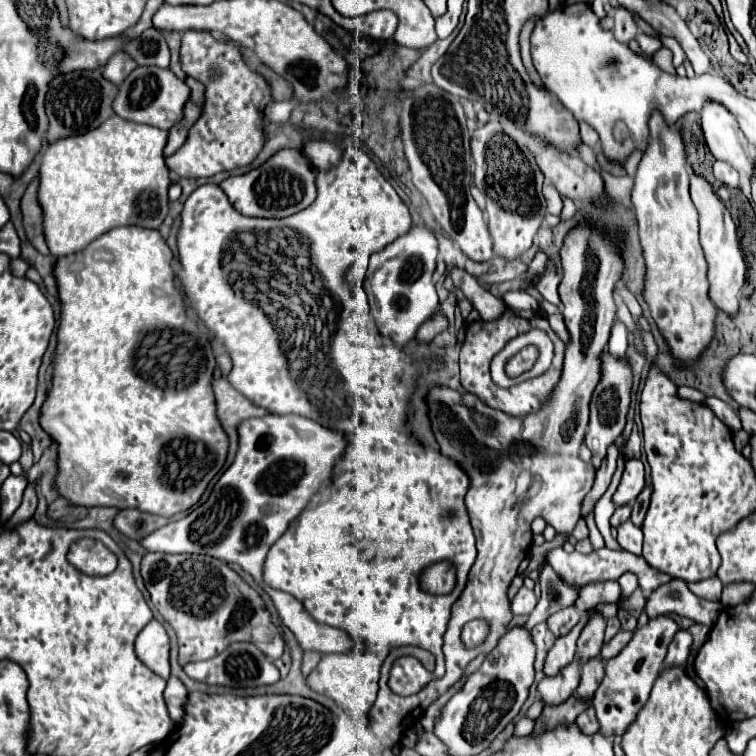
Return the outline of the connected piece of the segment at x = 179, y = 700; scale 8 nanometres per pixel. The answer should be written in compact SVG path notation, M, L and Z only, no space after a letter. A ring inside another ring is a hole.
M175 675L169 677L167 681L167 689L165 689L165 701L169 707L169 715L175 723L181 723L183 719L183 707L187 701L187 687L181 683L181 679L177 679Z

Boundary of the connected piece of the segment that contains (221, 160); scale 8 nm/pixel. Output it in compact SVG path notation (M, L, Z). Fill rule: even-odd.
M195 29L183 33L181 67L197 81L207 79L205 109L199 121L189 129L185 145L175 155L167 157L167 167L179 177L199 179L253 163L267 141L267 133L263 129L265 109L273 101L271 87L265 77L249 67L241 47Z

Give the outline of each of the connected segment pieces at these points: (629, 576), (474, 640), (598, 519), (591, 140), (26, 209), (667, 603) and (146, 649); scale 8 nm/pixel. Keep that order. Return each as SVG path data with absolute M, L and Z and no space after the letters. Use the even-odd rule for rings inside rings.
M623 573L623 575L619 577L619 585L621 585L621 589L623 589L623 599L629 597L629 595L637 589L637 575L635 575L635 573Z
M473 619L465 625L463 633L461 633L461 641L463 645L481 645L489 635L489 623L485 619Z
M623 443L623 445L619 445L619 457L617 459L616 471L612 477L612 481L608 490L605 492L605 495L603 495L603 497L601 497L601 499L599 499L599 501L596 503L594 509L594 519L599 531L604 538L605 546L611 550L617 551L623 551L623 549L621 549L617 540L612 538L610 518L616 509L614 503L612 502L612 496L620 483L625 467L625 461L623 459L624 447L625 443Z
M581 123L579 127L581 127L581 141L583 141L585 145L589 145L589 147L595 147L597 141L599 141L599 135L597 135L593 129L589 129L587 123Z
M39 175L33 177L33 181L29 183L23 199L21 199L21 211L23 211L23 225L27 231L29 241L33 243L33 247L43 253L49 255L49 247L45 243L45 235L43 235L43 215L41 215L41 205L37 201L37 181Z
M673 579L657 587L645 603L645 613L649 619L655 619L667 613L677 613L693 619L695 623L703 623L709 627L717 621L719 611L721 611L721 603L699 599L687 589L687 583L681 579Z
M151 619L143 627L143 631L137 635L135 651L137 651L137 657L149 669L153 669L153 649L163 647L163 651L167 651L167 645L171 645L171 643L169 643L169 635L165 631L165 623L163 621L157 621L157 619ZM161 643L165 643L165 645L161 645Z

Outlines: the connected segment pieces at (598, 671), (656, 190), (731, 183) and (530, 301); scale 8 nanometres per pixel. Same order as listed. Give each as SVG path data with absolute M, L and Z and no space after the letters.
M591 659L589 665L581 667L581 683L577 687L577 697L581 697L583 701L593 697L593 693L597 691L597 685L601 685L603 681L603 671L605 669L601 659Z
M659 113L651 115L649 131L651 141L633 185L633 207L645 259L643 299L673 359L679 359L677 365L689 365L689 361L703 357L715 337L717 307L709 301L707 261L697 235L697 209L689 199L691 167L685 161L681 135Z
M715 161L715 165L713 165L713 175L715 175L715 179L721 181L725 187L739 187L739 173L737 173L731 165L727 165L727 163L723 163L723 161Z
M507 291L503 297L505 307L509 309L537 309L539 303L535 297L531 297L527 291Z

